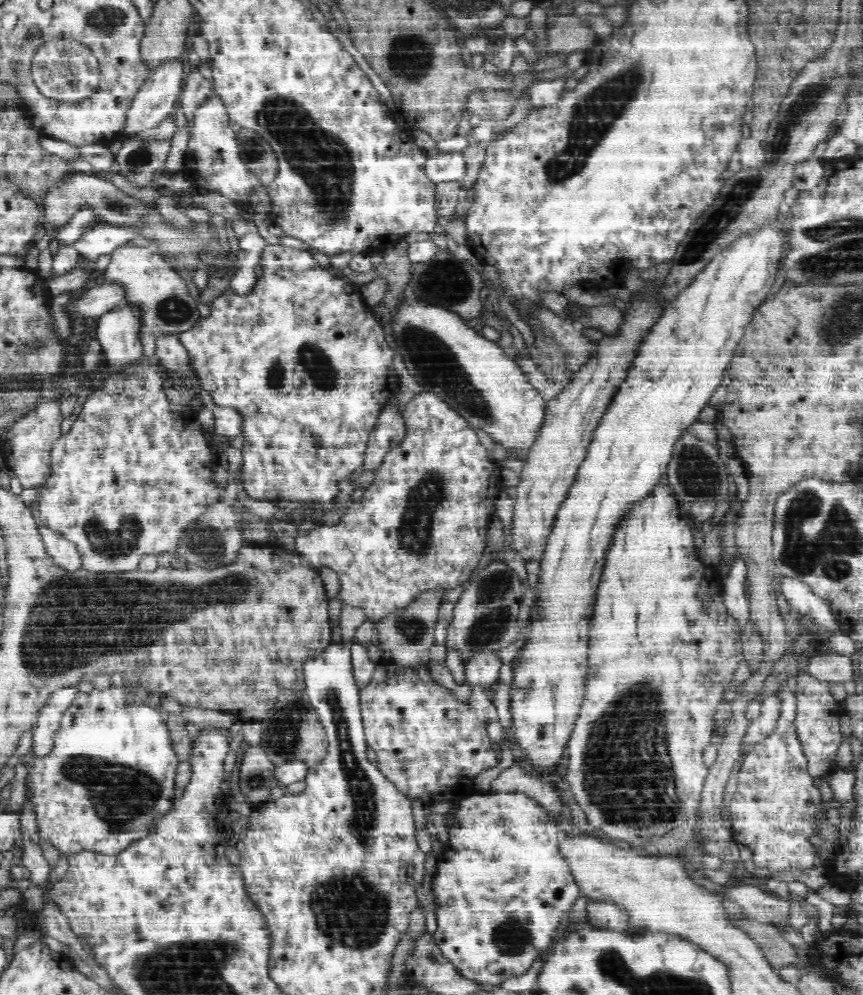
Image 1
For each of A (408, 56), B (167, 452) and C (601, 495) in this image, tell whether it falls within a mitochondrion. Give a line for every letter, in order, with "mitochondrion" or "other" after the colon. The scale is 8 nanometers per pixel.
A: mitochondrion
B: other
C: other

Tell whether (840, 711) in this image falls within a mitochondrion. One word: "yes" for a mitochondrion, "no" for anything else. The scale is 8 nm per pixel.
no

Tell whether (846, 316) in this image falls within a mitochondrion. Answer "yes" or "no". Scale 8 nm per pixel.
yes

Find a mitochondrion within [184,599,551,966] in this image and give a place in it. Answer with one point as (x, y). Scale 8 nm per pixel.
(350, 910)

